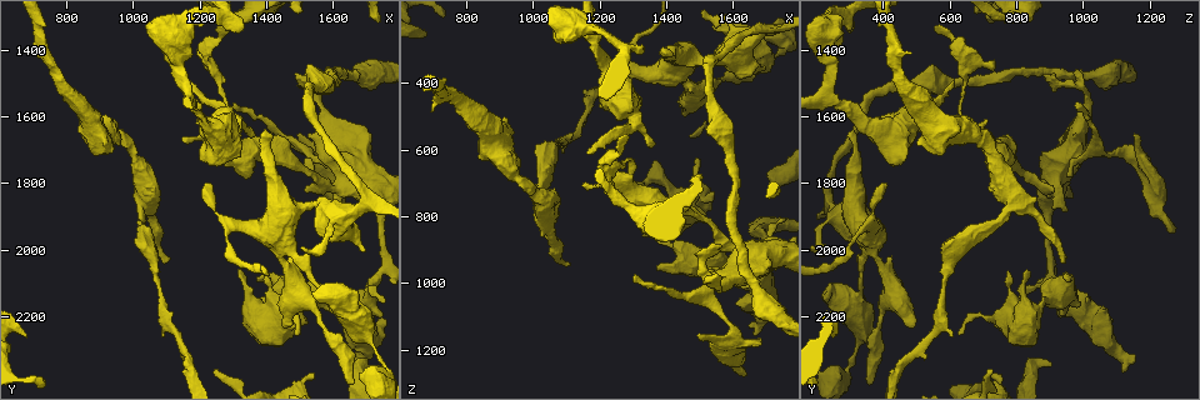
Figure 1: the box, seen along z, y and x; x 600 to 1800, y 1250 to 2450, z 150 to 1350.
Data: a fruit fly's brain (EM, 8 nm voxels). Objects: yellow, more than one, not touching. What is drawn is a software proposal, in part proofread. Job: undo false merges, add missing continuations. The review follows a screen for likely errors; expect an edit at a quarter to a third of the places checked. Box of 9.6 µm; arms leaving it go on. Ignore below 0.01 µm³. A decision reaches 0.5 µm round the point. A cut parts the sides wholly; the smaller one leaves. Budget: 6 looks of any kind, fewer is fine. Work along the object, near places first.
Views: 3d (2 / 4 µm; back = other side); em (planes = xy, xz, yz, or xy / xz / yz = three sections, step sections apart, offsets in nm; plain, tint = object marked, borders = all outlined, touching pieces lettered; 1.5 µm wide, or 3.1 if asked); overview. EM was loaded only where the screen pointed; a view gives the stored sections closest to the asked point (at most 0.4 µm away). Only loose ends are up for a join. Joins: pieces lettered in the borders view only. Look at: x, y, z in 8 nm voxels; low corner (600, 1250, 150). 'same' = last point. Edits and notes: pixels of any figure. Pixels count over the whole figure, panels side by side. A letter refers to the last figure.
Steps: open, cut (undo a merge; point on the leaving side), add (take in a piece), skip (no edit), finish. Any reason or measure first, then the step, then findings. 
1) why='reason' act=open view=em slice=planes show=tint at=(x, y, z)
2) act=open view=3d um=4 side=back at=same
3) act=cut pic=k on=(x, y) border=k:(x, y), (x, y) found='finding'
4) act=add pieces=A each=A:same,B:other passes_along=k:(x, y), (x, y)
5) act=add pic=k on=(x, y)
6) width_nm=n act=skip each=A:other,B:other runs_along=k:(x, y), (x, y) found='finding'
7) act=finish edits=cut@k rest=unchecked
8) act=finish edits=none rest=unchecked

why='free end' act=open view=em slice=yz step=8 show=tint at=(1700, 2010, 350)

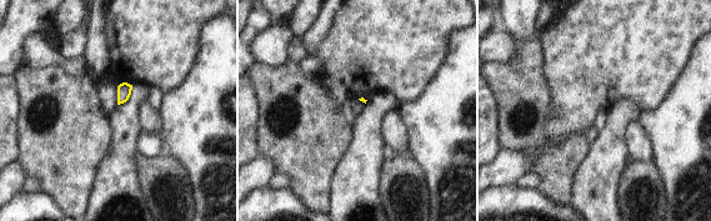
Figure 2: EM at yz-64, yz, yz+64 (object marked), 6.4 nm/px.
act=open view=em slice=planes show=borders at=same

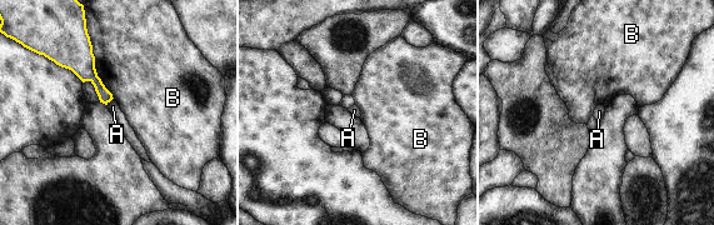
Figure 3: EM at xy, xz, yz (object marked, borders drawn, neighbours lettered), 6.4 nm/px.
act=skip each=A:other,B:other border=3:(113, 98), (106, 104) found='no lettered piece goes on from it'

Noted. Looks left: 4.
why='branch stops here' act=open view=em slice=yz step=8 show=borders at=(1100, 2050, 940)

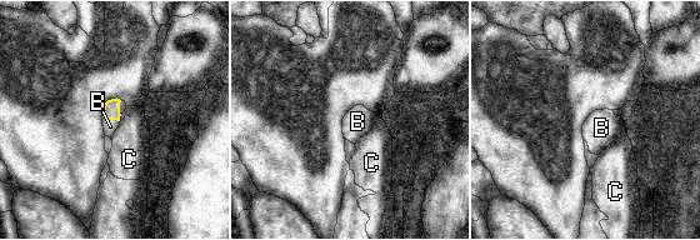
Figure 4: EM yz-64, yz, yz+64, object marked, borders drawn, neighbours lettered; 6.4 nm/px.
act=open view=em slice=xz step=8 show=borders at=same

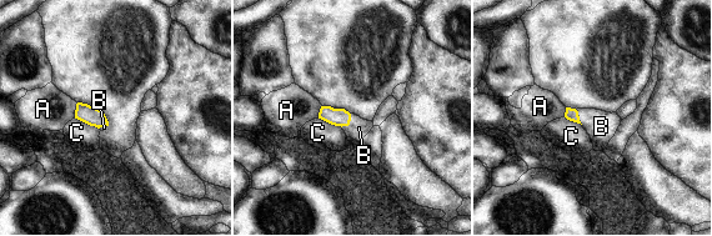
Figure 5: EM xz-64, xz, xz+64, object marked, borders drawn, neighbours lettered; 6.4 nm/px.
act=add pieces=B each=A:other,B:same,C:other found='the cell continues'

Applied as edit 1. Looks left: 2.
act=open view=overview

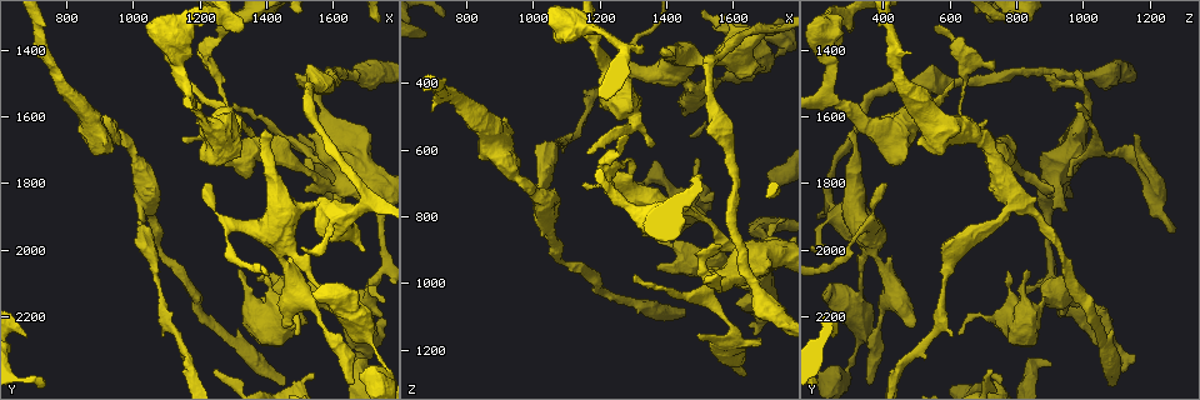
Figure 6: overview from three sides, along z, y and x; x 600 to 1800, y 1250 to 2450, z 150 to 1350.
why='an open end' act=open view=em slice=planes show=borders at=(1280, 1330, 560)

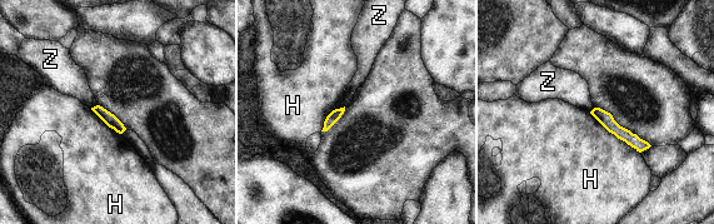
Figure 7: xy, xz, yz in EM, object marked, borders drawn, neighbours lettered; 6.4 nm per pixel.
act=skip each=H:other,Z:other found='no lettered piece goes on from it'

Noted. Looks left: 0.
act=finish edits=add@5 rest=unchecked

